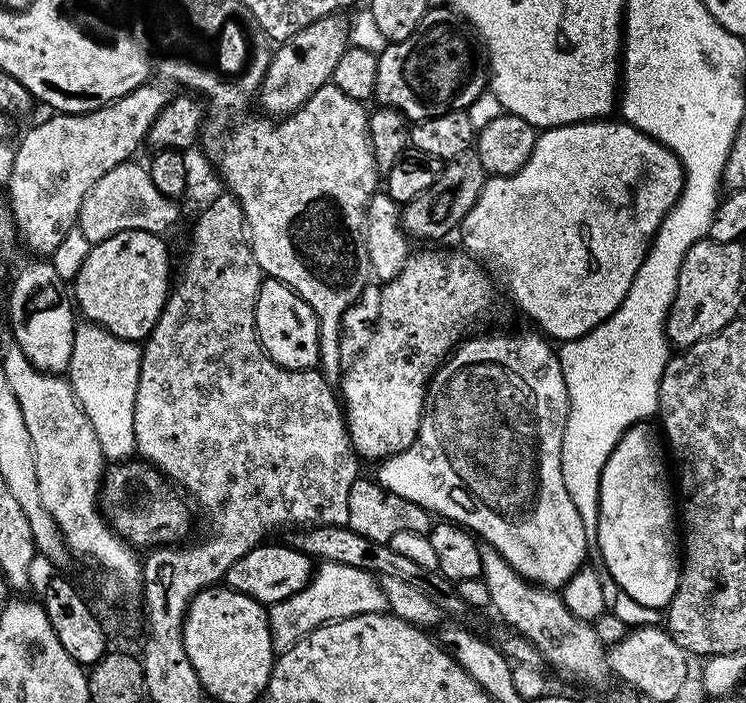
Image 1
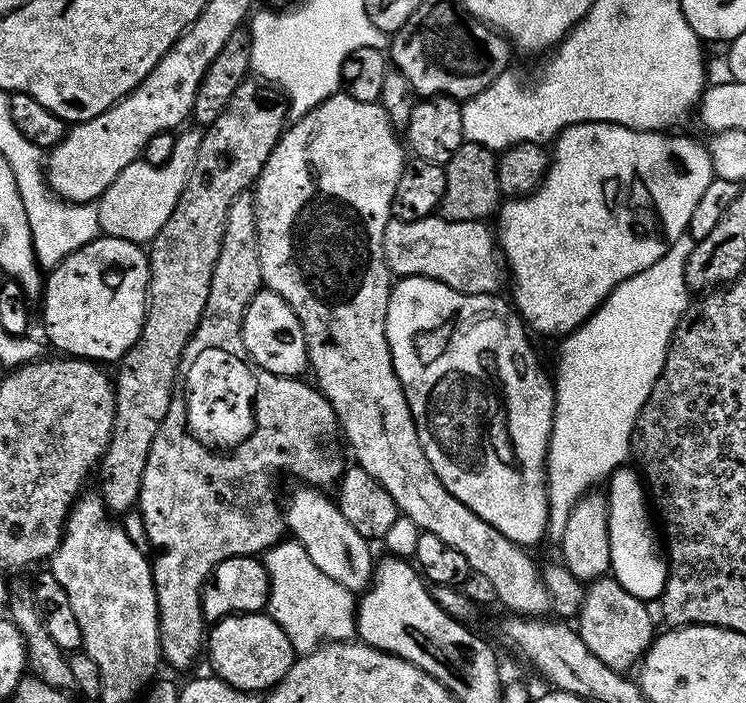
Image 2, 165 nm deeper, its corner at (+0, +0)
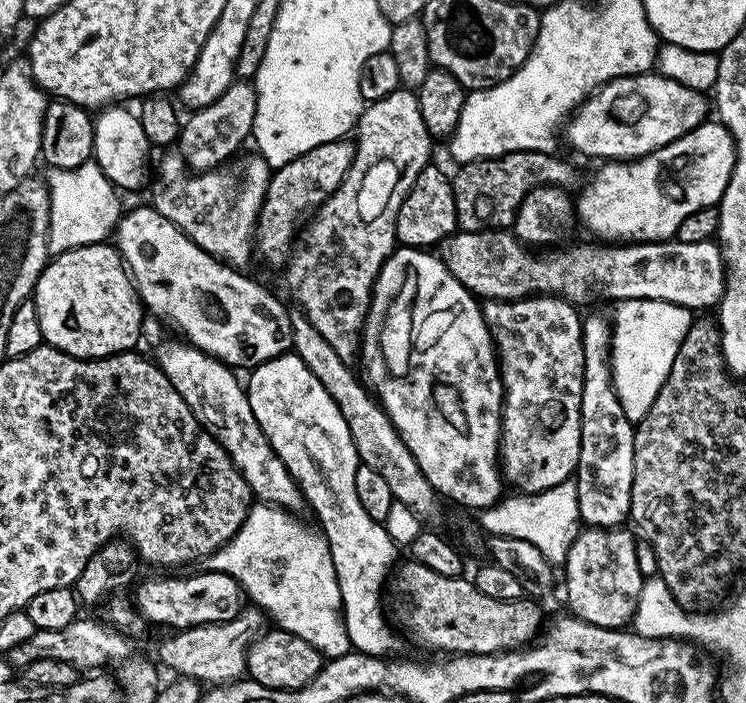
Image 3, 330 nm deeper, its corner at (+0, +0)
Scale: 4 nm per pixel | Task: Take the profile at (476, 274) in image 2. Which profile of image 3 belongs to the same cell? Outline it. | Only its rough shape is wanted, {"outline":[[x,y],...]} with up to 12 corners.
{"outline":[[508,230],[438,245],[484,300],[723,301],[715,239],[529,250]]}

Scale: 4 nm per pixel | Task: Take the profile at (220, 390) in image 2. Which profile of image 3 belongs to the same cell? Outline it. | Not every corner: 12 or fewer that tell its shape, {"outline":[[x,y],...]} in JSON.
{"outline":[[335,140],[273,171],[254,252],[280,265],[300,215],[336,193],[354,162]]}

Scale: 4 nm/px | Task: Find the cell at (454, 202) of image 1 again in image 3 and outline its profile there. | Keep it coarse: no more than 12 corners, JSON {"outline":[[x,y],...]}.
{"outline":[[551,152],[459,165],[457,229],[511,229],[530,190],[581,183]]}

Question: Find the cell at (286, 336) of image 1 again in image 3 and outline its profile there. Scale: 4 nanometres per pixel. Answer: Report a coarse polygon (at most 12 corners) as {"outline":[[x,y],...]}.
{"outline":[[151,206],[114,247],[149,313],[233,369],[292,346],[289,309]]}

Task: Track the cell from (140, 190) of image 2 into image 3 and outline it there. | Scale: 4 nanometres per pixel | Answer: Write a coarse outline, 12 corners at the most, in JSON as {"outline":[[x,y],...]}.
{"outline":[[233,82],[180,129],[178,152],[209,172],[251,137],[256,90]]}

